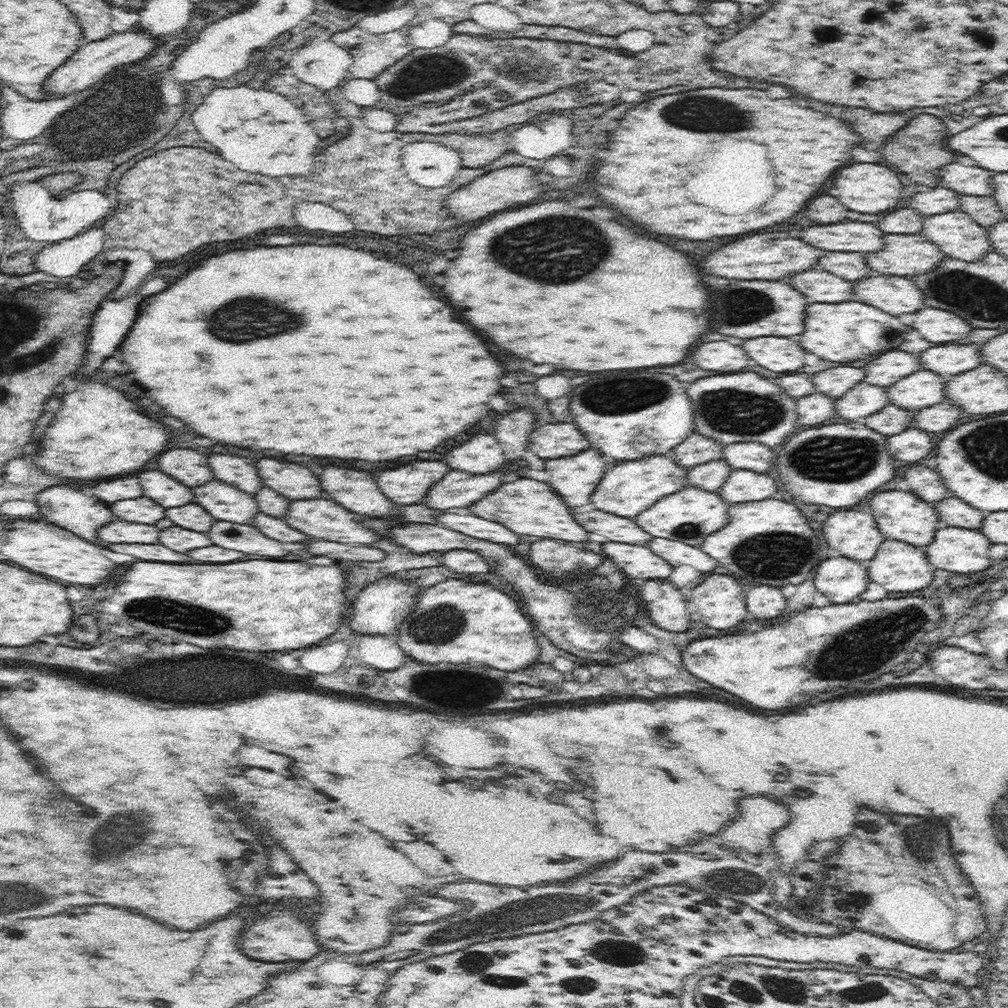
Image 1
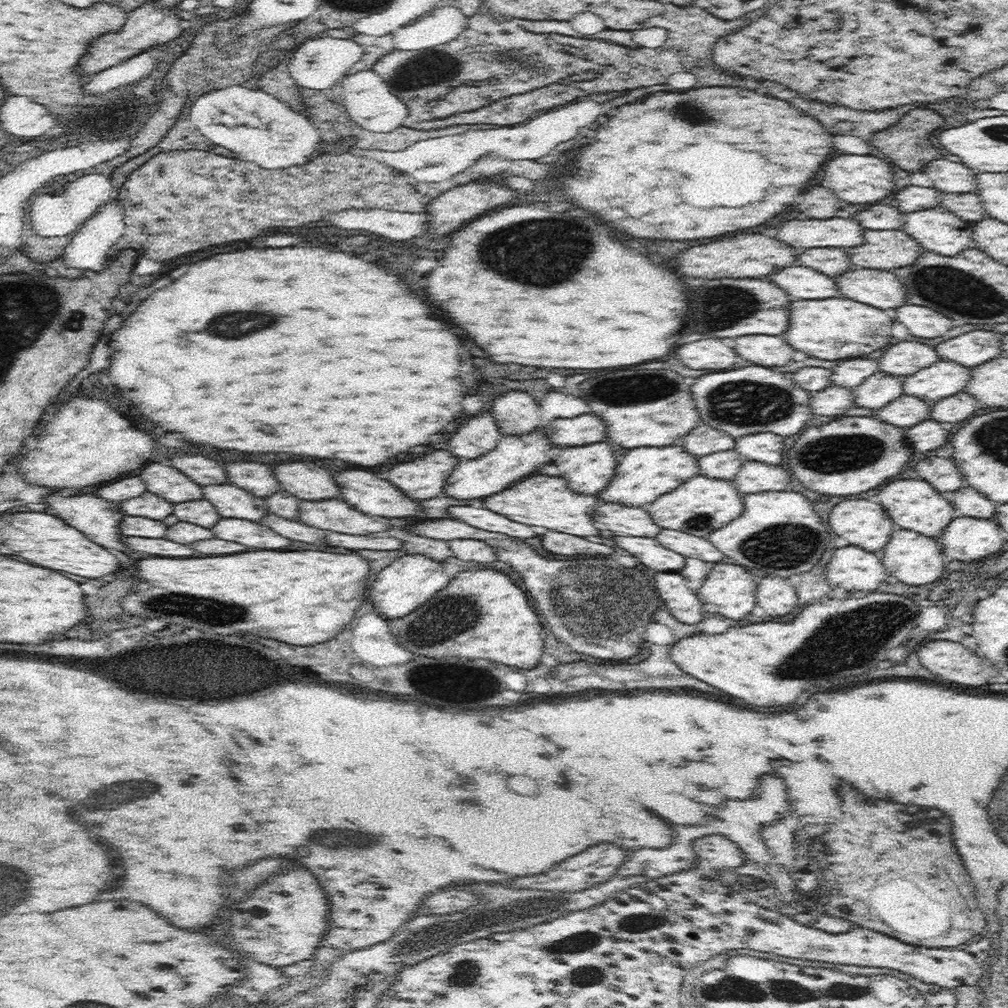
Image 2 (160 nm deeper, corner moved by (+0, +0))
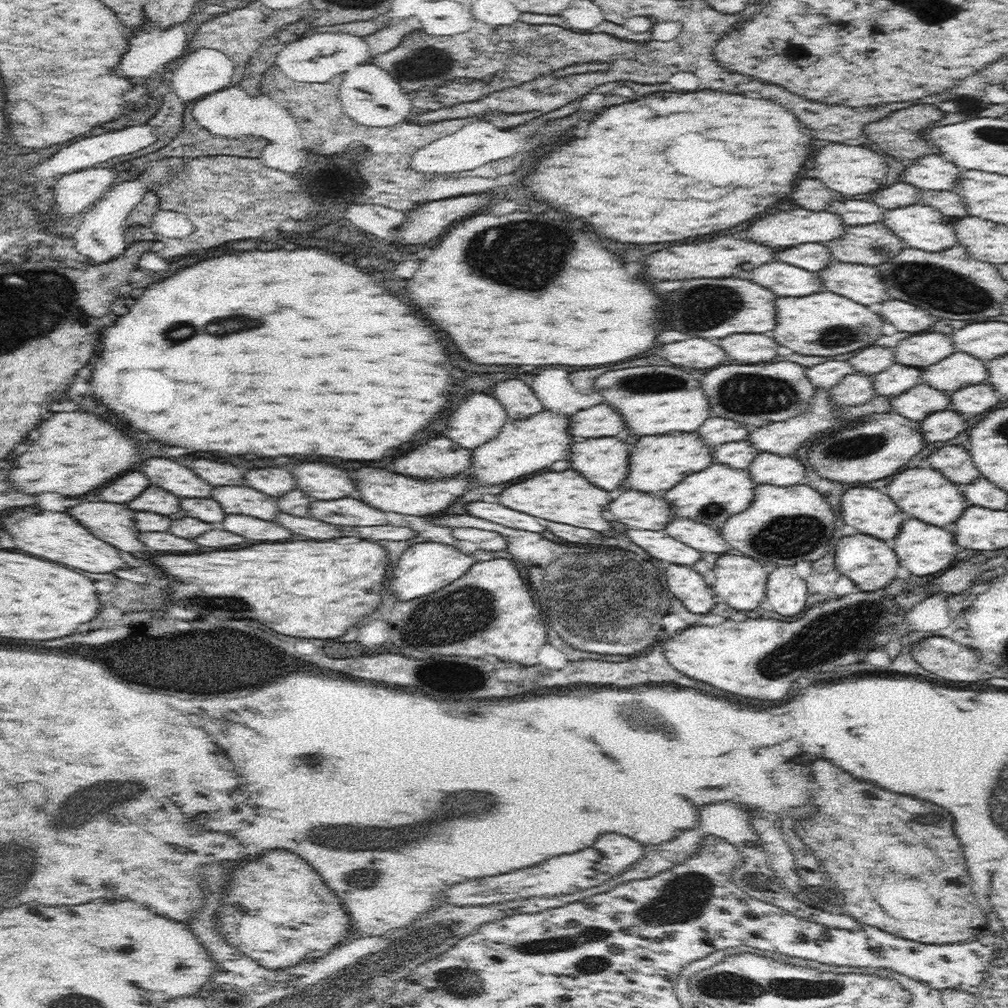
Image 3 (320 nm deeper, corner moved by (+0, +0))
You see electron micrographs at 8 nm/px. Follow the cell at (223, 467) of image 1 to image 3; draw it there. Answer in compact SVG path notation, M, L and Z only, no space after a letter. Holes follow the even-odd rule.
M260 468L260 470L250 470L246 474L246 484L268 494L268 496L282 496L288 490L296 488L294 476L284 470L284 468Z

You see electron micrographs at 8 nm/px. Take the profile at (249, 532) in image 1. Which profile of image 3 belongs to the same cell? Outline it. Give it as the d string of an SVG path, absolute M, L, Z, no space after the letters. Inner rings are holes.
M242 514L226 516L222 522L222 528L258 542L282 542L292 536L288 528L282 528L276 522L266 522L266 520L258 520L254 516L242 516Z

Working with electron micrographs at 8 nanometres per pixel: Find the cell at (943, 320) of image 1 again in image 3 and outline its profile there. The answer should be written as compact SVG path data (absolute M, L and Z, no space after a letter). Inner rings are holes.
M886 299L882 301L880 316L889 321L899 332L922 333L932 331L936 319L927 310L908 304L903 300Z

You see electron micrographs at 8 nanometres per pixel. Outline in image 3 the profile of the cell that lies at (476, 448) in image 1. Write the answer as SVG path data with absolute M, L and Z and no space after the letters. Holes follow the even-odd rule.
M476 392L466 396L450 414L446 436L467 450L474 450L492 440L506 421L506 410L494 395Z

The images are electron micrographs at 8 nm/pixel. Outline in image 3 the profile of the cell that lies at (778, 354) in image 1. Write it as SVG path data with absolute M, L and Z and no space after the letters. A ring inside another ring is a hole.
M738 333L721 339L720 346L724 348L724 352L738 362L770 363L778 355L779 345L771 334Z

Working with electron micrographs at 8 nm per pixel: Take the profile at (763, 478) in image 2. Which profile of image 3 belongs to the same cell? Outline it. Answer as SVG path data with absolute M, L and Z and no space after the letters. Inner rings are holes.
M762 452L752 460L747 471L757 485L772 484L789 487L806 484L806 467L794 455L779 456L770 452Z

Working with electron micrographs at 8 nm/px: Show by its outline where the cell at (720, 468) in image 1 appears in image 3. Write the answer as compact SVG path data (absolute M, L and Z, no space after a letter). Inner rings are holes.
M748 438L738 442L723 442L720 446L715 446L711 452L713 452L713 462L726 464L738 470L748 469L752 460L760 454Z

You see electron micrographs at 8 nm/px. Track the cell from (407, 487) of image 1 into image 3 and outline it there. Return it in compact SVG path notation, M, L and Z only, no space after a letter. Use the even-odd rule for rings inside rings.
M434 436L402 458L394 460L396 472L416 479L441 479L460 475L470 468L471 450L446 436Z

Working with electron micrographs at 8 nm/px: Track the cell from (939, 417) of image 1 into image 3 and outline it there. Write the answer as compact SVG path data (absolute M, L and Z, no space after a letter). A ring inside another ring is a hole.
M986 381L950 393L950 401L950 409L969 418L994 409L1001 397L994 391L993 385Z

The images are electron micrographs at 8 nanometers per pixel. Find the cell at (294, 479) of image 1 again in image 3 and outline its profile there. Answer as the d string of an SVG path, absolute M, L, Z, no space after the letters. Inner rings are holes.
M304 462L298 464L294 470L296 484L302 488L306 494L314 498L344 498L354 494L354 482L348 476L346 470L330 466L330 464L320 464L320 462Z

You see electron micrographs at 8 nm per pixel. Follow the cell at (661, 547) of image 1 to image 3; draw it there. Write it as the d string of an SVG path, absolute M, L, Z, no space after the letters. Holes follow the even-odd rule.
M673 517L664 530L666 535L674 537L678 542L682 542L701 553L722 555L726 553L728 546L722 537L720 527L721 525L710 527L710 525L686 517Z

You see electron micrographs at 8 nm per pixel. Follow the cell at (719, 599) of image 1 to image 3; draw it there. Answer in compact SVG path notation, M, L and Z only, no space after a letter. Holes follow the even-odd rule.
M724 553L717 558L713 570L716 580L710 588L717 603L727 603L736 610L754 610L757 606L765 604L766 580L769 574L758 561L746 555Z

